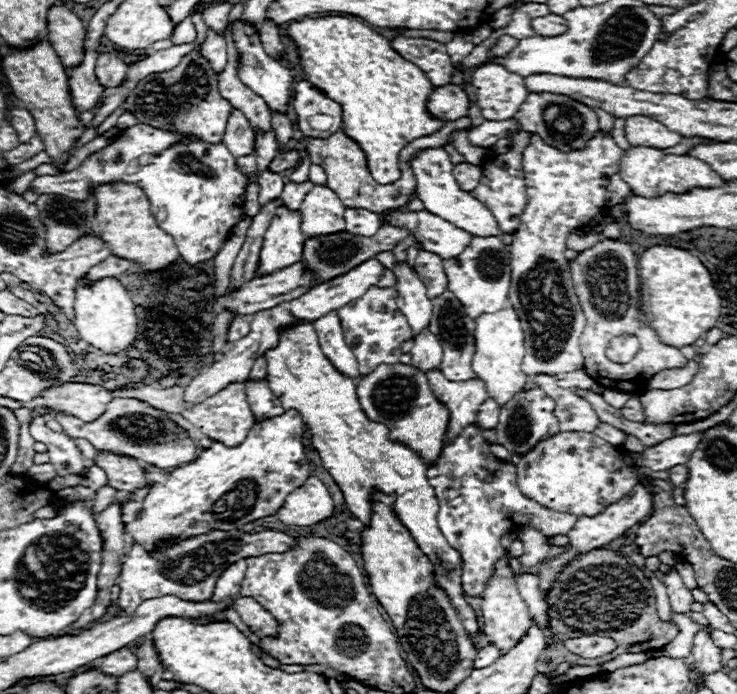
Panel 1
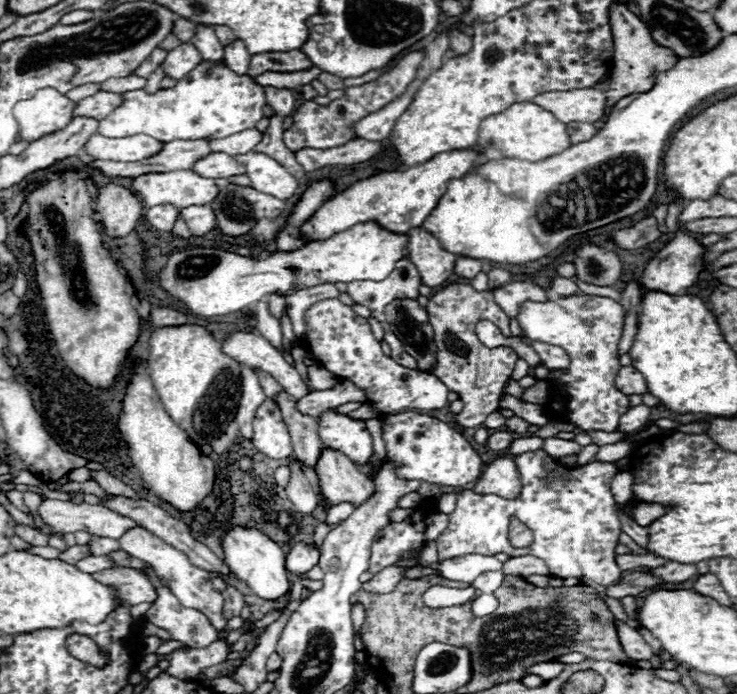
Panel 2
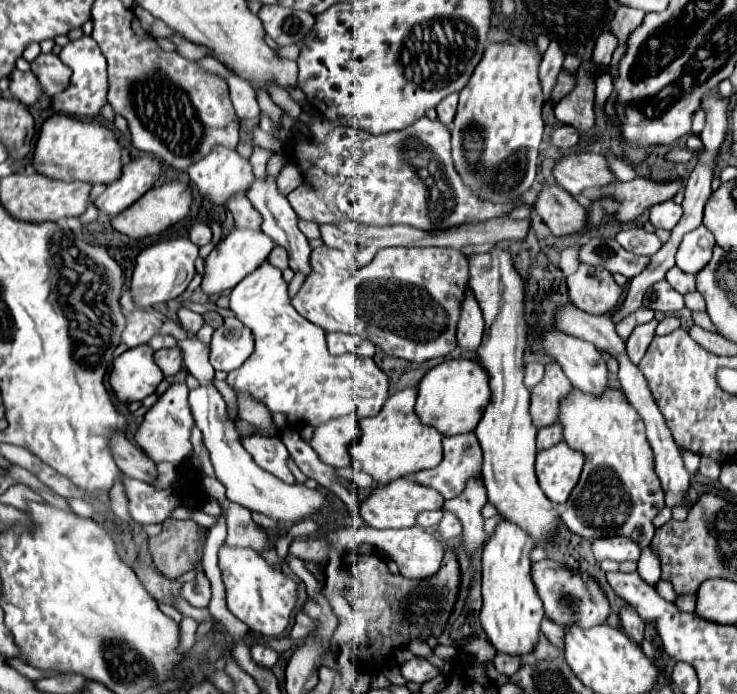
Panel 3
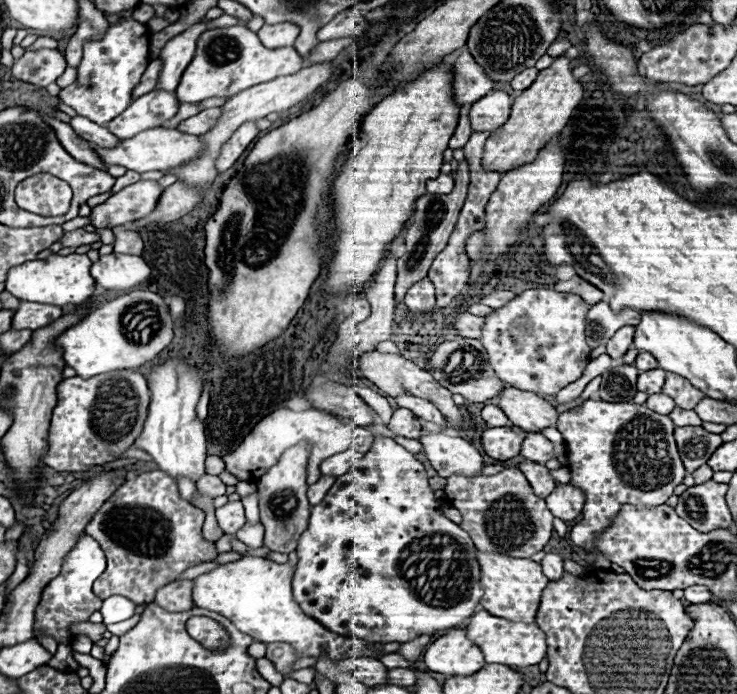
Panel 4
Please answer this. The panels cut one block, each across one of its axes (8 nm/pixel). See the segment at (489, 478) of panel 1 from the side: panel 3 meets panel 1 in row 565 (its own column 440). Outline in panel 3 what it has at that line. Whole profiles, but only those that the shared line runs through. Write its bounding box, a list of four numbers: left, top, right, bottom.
[412,432,482,498]

